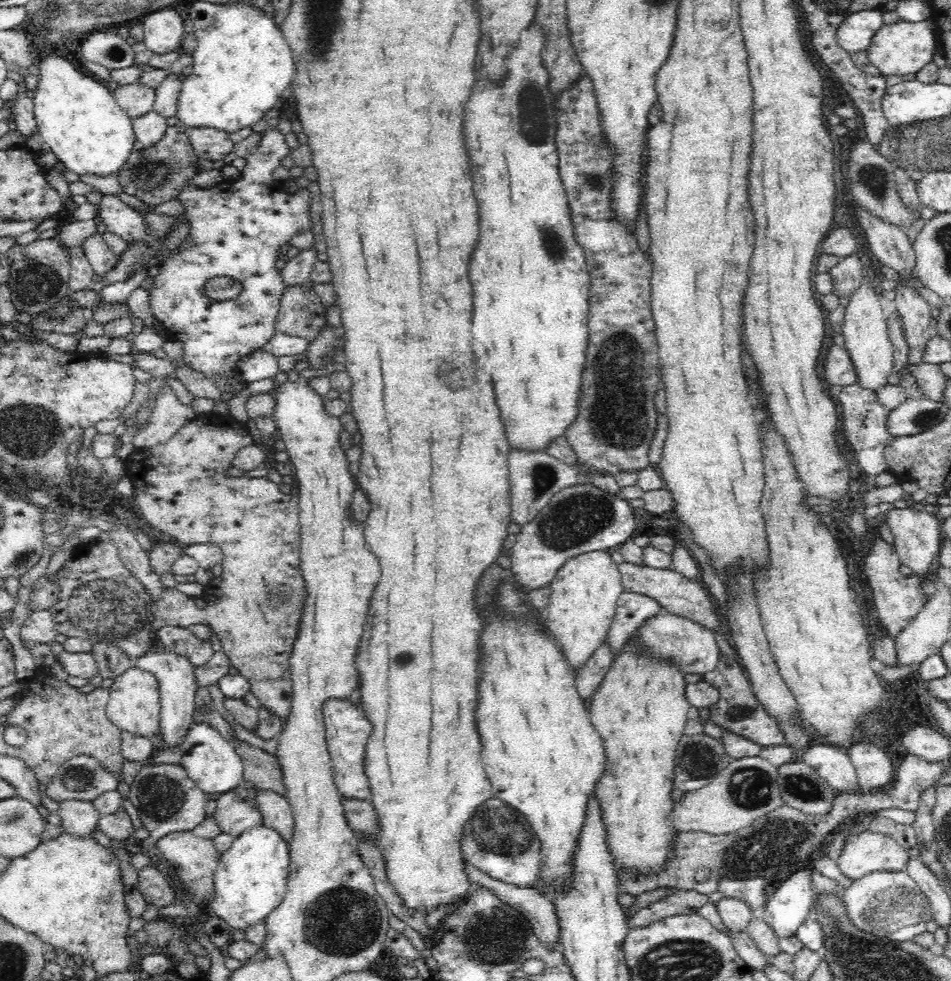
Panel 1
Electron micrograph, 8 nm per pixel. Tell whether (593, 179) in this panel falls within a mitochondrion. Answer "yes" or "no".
yes

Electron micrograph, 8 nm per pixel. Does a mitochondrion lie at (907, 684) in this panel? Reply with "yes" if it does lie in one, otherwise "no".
no

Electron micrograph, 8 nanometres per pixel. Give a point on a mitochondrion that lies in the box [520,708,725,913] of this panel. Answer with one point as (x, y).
(697, 760)

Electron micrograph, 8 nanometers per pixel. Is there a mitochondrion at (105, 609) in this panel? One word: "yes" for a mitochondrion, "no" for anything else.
yes

